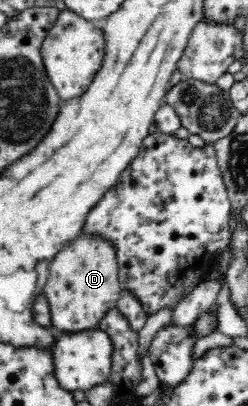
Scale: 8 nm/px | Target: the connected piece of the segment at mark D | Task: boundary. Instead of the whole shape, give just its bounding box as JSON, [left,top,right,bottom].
[43,234,121,334]

